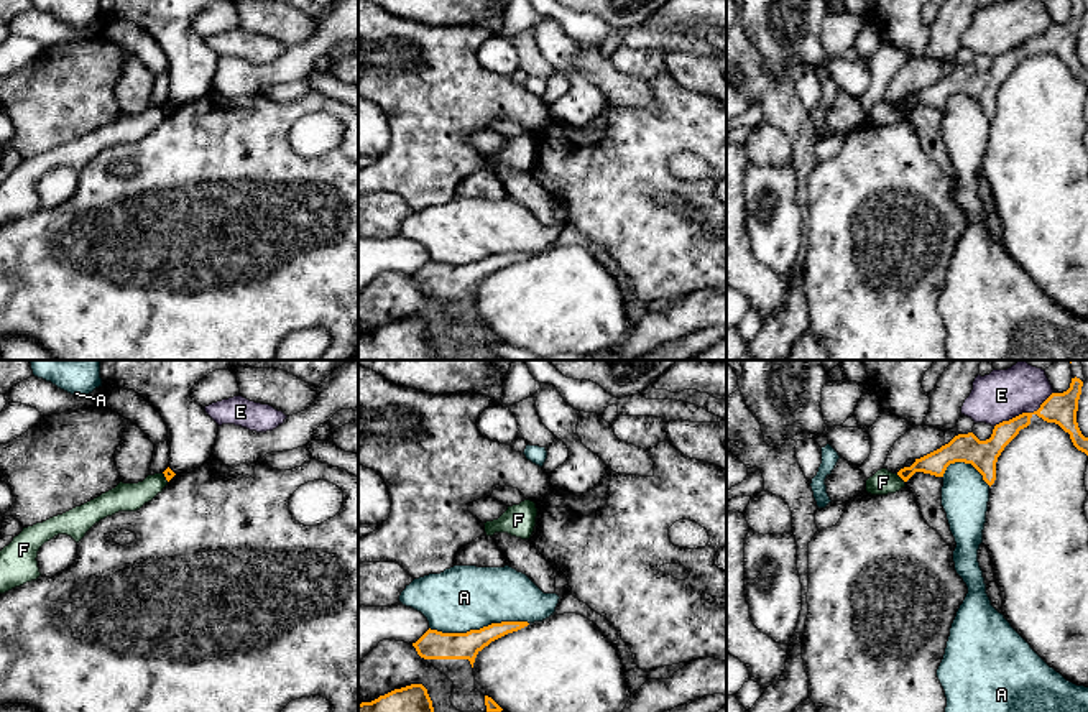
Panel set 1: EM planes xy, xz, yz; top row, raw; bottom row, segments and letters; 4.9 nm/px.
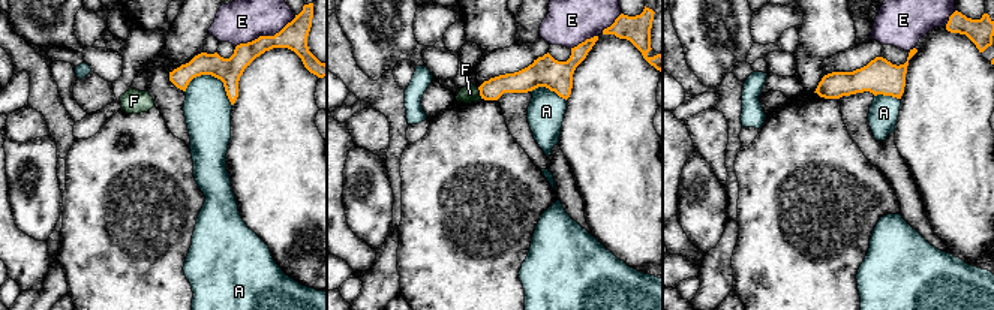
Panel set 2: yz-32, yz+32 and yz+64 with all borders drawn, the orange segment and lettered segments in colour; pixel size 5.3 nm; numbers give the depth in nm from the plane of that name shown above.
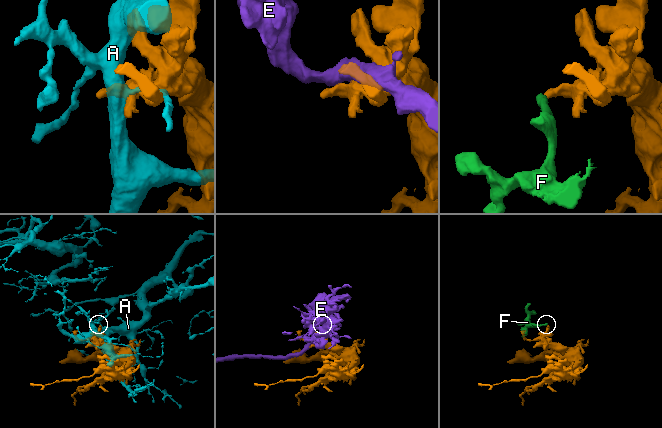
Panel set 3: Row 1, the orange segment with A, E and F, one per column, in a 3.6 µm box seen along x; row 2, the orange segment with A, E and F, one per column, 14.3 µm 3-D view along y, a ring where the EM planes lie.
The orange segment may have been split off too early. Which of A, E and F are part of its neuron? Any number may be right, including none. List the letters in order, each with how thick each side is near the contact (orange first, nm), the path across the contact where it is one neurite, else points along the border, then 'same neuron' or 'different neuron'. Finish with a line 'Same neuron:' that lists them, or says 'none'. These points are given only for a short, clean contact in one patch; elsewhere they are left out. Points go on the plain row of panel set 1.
A: 140/320 nm | different neuron
E: 160/240 nm | different neuron
F: 120/120 nm | along yz (896, 106), (904, 114) | different neuron
Same neuron: none

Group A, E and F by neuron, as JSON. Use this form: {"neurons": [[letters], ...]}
{"neurons": [["A"], ["E"], ["F"]]}

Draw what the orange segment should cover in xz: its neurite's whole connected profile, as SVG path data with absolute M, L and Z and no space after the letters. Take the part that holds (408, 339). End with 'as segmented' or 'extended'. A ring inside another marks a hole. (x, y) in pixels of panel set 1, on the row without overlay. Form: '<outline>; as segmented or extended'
M422 316L394 321L358 335L358 360L444 360Z; as segmented

